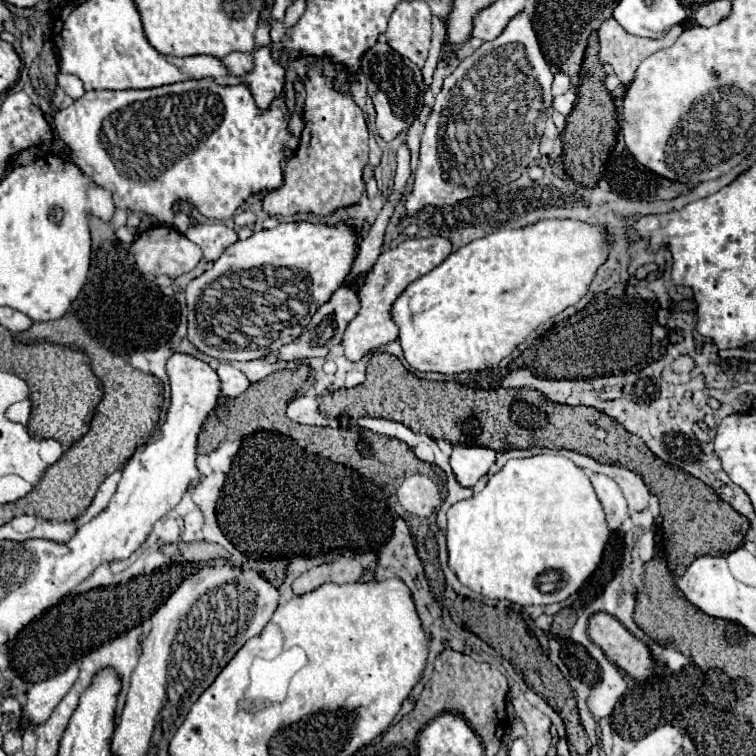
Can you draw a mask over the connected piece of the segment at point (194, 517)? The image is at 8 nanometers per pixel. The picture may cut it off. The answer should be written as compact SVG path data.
M192 510L184 516L184 532L182 532L182 540L184 542L194 542L198 540L198 532L202 530L202 514L198 510Z

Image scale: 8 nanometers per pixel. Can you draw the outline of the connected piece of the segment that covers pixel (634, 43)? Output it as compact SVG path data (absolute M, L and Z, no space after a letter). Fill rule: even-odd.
M608 18L598 30L600 38L598 58L602 64L610 64L614 68L614 74L622 80L622 84L628 86L636 76L638 64L652 56L654 52L672 46L682 32L684 32L682 24L676 24L662 38L650 40L628 34L614 18Z

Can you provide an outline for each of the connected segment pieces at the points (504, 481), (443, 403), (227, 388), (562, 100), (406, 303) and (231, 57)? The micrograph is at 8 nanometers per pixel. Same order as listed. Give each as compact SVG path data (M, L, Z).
M540 454L540 456L532 456L532 458L522 458L522 460L508 460L506 466L500 472L496 472L494 476L490 476L490 480L488 480L488 484L484 486L482 492L478 492L476 496L472 496L468 500L462 500L462 502L450 506L450 510L448 510L446 538L448 538L448 554L450 554L448 564L456 572L458 580L464 586L468 586L470 590L474 590L474 592L478 592L482 596L498 598L498 600L510 600L510 602L520 604L520 606L530 606L530 604L548 606L548 604L566 600L596 570L596 566L602 560L604 546L606 546L606 542L610 538L610 528L606 524L602 504L600 504L600 500L598 500L598 496L596 496L590 480L588 480L588 476L582 472L582 468L578 468L572 460L568 460L564 456L558 456L558 454Z
M374 352L366 370L366 382L332 392L326 398L326 406L330 406L330 414L334 412L334 416L344 410L350 418L392 418L412 432L428 434L434 440L448 440L450 444L464 442L466 446L484 446L490 450L534 446L564 448L590 456L596 462L620 464L640 474L648 490L660 500L662 532L668 544L668 568L674 576L682 576L690 562L704 554L726 556L736 550L742 546L750 526L748 520L722 502L710 486L656 458L638 436L624 430L614 418L588 406L554 406L536 390L472 390L458 382L430 382L408 372L396 356Z
M220 364L216 374L220 378L220 396L236 398L250 386L248 378L240 370L230 366L230 364Z
M570 88L566 94L556 96L556 98L554 98L554 102L552 102L554 110L556 110L556 112L560 112L560 114L564 114L564 116L568 116L568 114L570 114L570 110L574 108L574 104L576 104L576 88Z
M540 220L532 226L526 228L518 228L518 230L498 230L490 236L478 238L454 252L450 252L450 256L436 266L434 270L430 270L428 274L420 276L418 280L414 280L392 304L390 308L390 316L392 322L396 322L400 334L398 334L398 342L402 346L404 358L406 362L416 370L416 372L438 372L438 374L460 374L460 372L480 372L484 370L488 364L498 364L500 360L508 358L512 354L512 350L524 342L524 338L536 330L540 324L548 322L550 318L554 318L556 314L560 314L566 306L576 304L588 290L598 266L606 260L608 256L608 246L604 244L604 236L600 234L600 226L588 226L584 222L578 220Z
M232 52L228 54L222 64L228 68L228 74L232 76L244 76L244 74L250 74L252 72L252 66L254 66L254 52Z

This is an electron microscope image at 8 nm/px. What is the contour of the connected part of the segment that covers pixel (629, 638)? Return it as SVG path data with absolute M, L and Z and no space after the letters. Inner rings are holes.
M604 612L594 614L588 622L588 636L628 678L642 682L654 674L656 662L648 646L630 634L614 616Z

